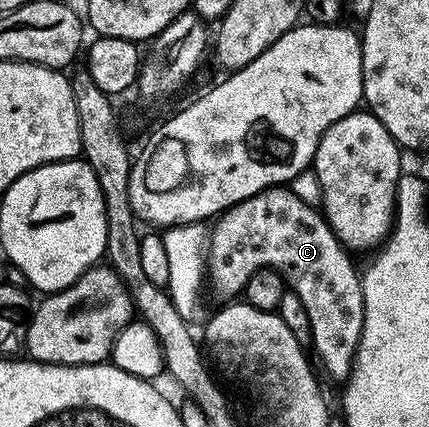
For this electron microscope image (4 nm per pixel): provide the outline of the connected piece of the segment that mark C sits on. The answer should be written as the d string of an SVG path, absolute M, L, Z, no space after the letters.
M275 186L265 188L238 202L228 211L219 213L216 222L212 237L209 235L206 240L206 280L208 276L213 290L220 296L239 297L250 274L263 268L272 268L306 310L312 327L311 347L316 348L317 354L324 359L334 379L347 381L352 375L352 361L364 321L364 286L358 272L356 276L355 270L348 265L349 253L322 219L321 213L313 205L301 200L299 191L288 186Z

